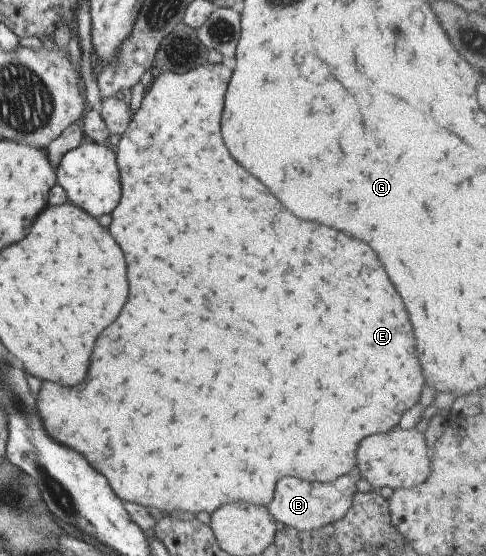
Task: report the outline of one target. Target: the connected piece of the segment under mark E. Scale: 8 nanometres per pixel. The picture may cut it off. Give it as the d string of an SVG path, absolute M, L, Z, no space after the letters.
M222 63L196 66L182 74L162 72L152 78L139 108L113 148L121 195L120 202L110 214L112 220L108 230L124 252L128 300L118 318L96 338L84 382L74 388L62 388L42 381L35 395L39 419L51 439L80 453L94 470L106 477L110 488L122 502L144 505L156 515L175 511L210 514L219 506L232 503L266 507L273 497L275 484L282 476L327 484L354 472L358 443L368 435L386 432L397 424L400 416L416 405L424 384L416 360L412 326L402 300L386 278L386 272L370 246L328 226L294 218L280 202L276 204L276 198L264 184L250 176L226 152L218 122L228 78L230 69Z

